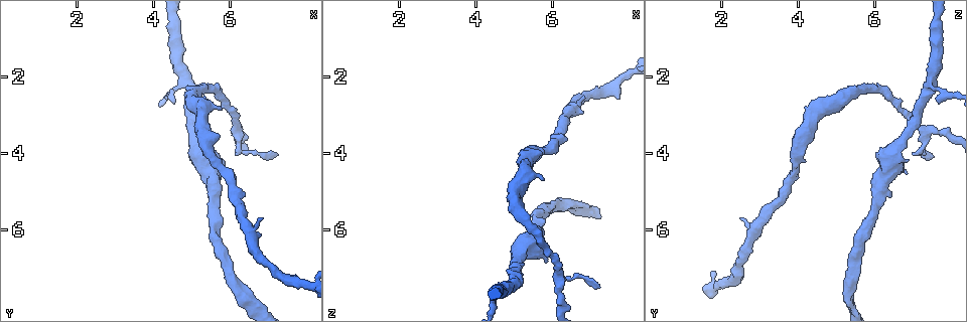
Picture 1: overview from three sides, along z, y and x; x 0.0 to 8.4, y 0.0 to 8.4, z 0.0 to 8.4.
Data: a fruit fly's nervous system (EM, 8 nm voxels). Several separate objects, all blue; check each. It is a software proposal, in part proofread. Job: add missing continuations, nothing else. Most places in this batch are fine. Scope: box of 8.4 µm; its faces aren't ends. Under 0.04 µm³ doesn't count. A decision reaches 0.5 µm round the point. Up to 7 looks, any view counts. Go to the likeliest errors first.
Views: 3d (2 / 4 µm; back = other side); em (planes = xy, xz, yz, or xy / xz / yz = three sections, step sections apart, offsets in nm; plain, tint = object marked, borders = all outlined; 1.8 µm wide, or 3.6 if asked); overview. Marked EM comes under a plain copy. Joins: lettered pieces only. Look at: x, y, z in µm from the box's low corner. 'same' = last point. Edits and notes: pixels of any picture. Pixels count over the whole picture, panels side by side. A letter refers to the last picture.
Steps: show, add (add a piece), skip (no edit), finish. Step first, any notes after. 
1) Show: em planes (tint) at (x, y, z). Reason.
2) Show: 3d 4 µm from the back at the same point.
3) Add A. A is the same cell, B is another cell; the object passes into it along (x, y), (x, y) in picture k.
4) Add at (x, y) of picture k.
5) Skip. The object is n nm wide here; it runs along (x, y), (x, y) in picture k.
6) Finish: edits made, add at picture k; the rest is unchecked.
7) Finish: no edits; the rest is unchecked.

Show: em 3.6 µm xz step 8 (borders) at (6.85, 5.75, 2.50). Free end.

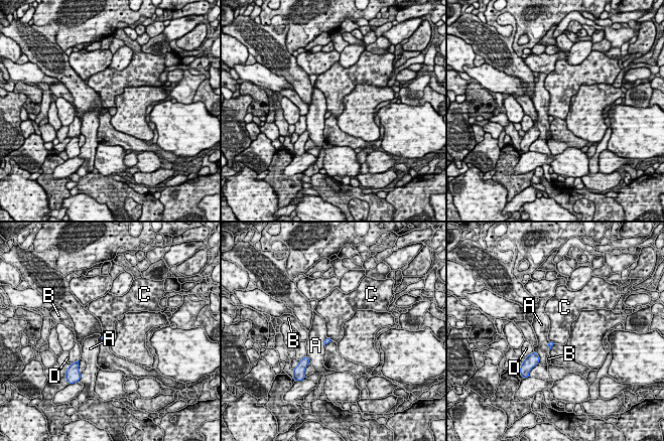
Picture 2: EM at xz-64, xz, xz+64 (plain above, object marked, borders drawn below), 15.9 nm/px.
Show: em 3.6 µm planes (borders) at the same point.

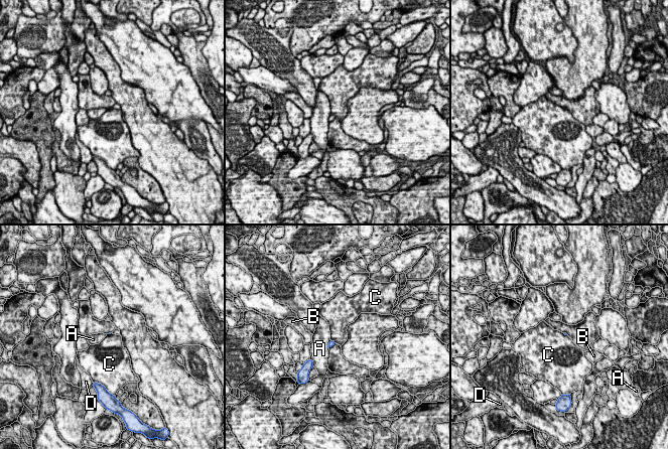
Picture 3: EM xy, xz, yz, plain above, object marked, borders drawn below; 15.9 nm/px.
Skip. A, B, C and D are other cells; a border runs along (330, 339), (336, 342) in picture 3; no lettered piece goes on from it.

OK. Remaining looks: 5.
Show: em planes (borders) at (5.75, 2.85, 4.75).

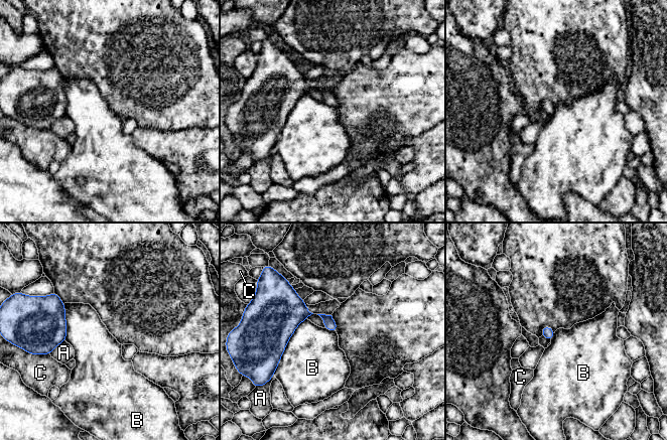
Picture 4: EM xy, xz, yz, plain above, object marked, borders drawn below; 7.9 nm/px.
Skip. The object is 90 nm wide here; A, B and C are other cells; a border runs along (306, 318), (288, 340), (274, 374) in picture 4; no lettered piece goes on from it.

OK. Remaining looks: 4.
Show: em 3.6 µm planes (borders) at (4.95, 2.15, 7.45). Three arms meet.

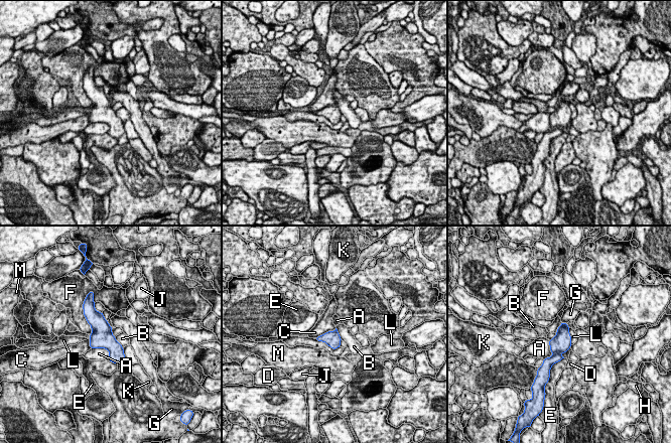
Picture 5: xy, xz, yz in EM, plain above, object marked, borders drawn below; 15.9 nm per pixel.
Skip. A, B, C, D, E, F, G, H, J, K, L and M are other cells; none of them fits.

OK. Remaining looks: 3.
Finish: no edits; the rest is unchecked.

